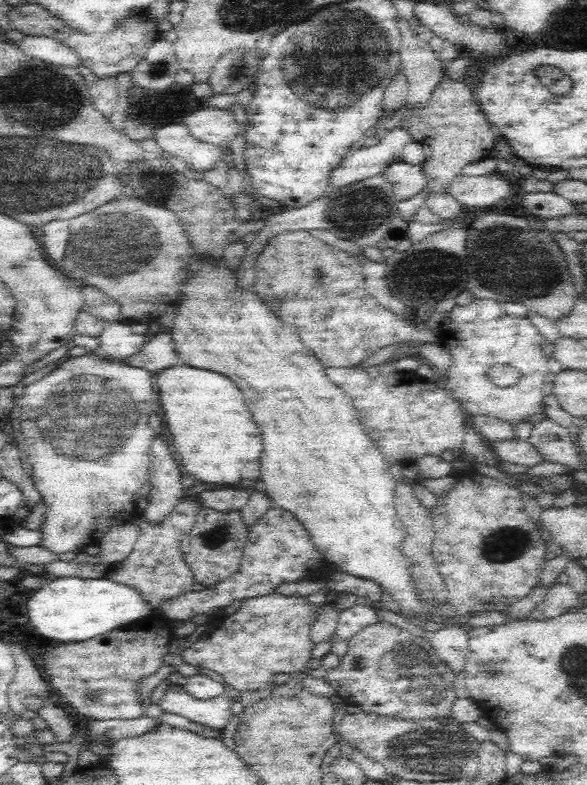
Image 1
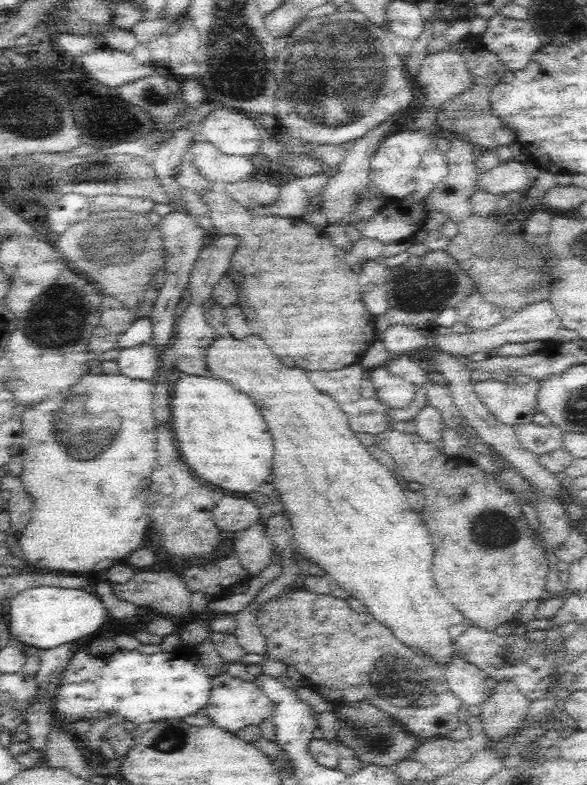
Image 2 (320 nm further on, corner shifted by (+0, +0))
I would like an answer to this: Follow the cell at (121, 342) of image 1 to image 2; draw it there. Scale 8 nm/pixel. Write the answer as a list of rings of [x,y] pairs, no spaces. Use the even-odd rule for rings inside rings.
[[[148,343],[122,349],[115,357],[121,374],[128,378],[152,382],[157,376],[158,356]]]

